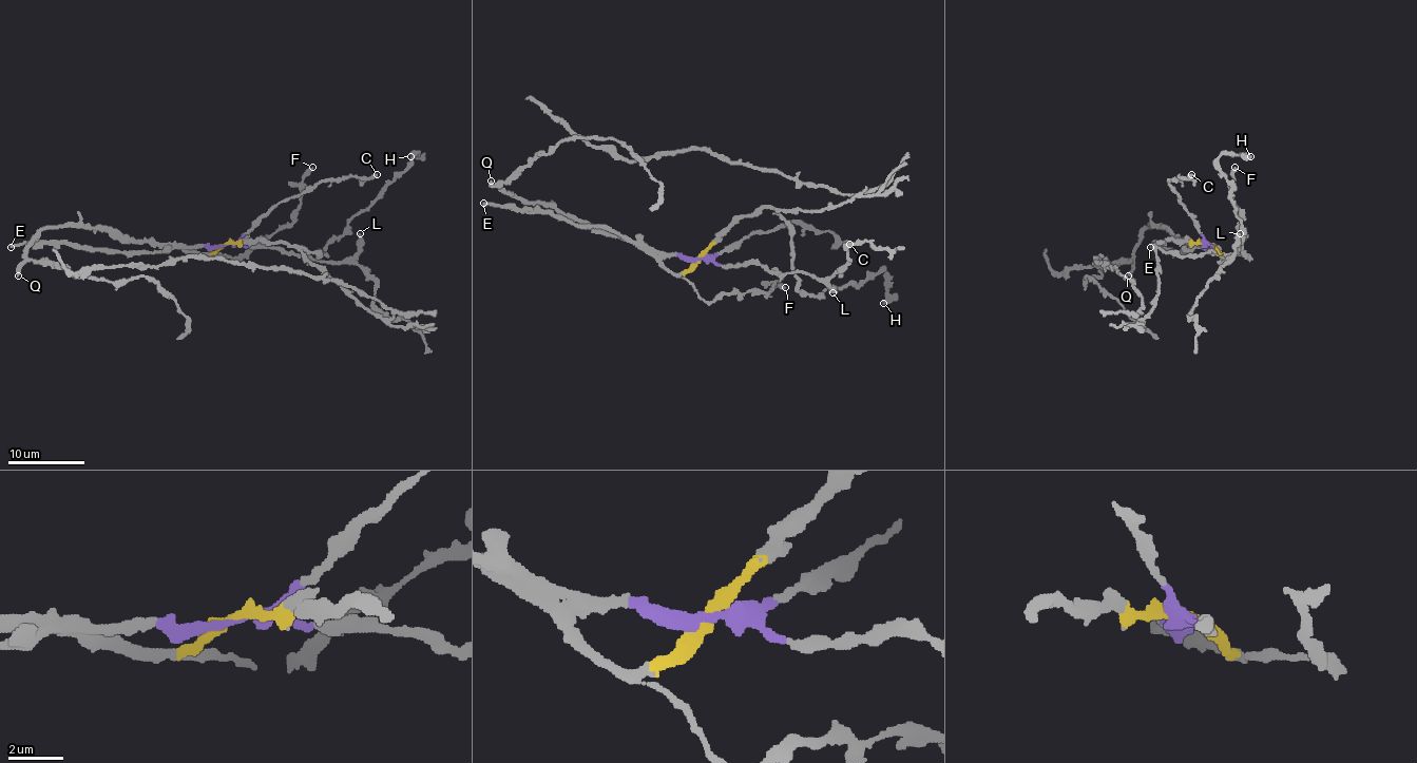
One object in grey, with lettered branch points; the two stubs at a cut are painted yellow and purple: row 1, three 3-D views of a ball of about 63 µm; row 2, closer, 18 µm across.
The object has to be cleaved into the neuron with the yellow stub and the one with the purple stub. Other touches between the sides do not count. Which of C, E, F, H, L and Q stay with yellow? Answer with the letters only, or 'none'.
F, H, Q

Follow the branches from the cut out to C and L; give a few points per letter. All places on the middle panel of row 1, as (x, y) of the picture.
C: (699, 260), (729, 251), (753, 232), (790, 221), (830, 230), (849, 244)
L: (699, 260), (713, 260), (722, 265), (755, 263), (777, 272), (814, 274), (833, 292)

